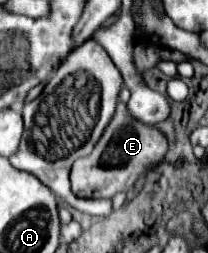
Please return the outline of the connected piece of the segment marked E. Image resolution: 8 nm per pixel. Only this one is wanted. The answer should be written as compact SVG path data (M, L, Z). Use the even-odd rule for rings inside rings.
M119 102L115 116L103 132L103 138L99 138L95 144L95 150L73 164L71 190L79 198L113 198L119 192L131 190L141 174L147 174L151 168L155 168L163 160L167 148L167 136L161 130L135 120L129 114L127 104Z

